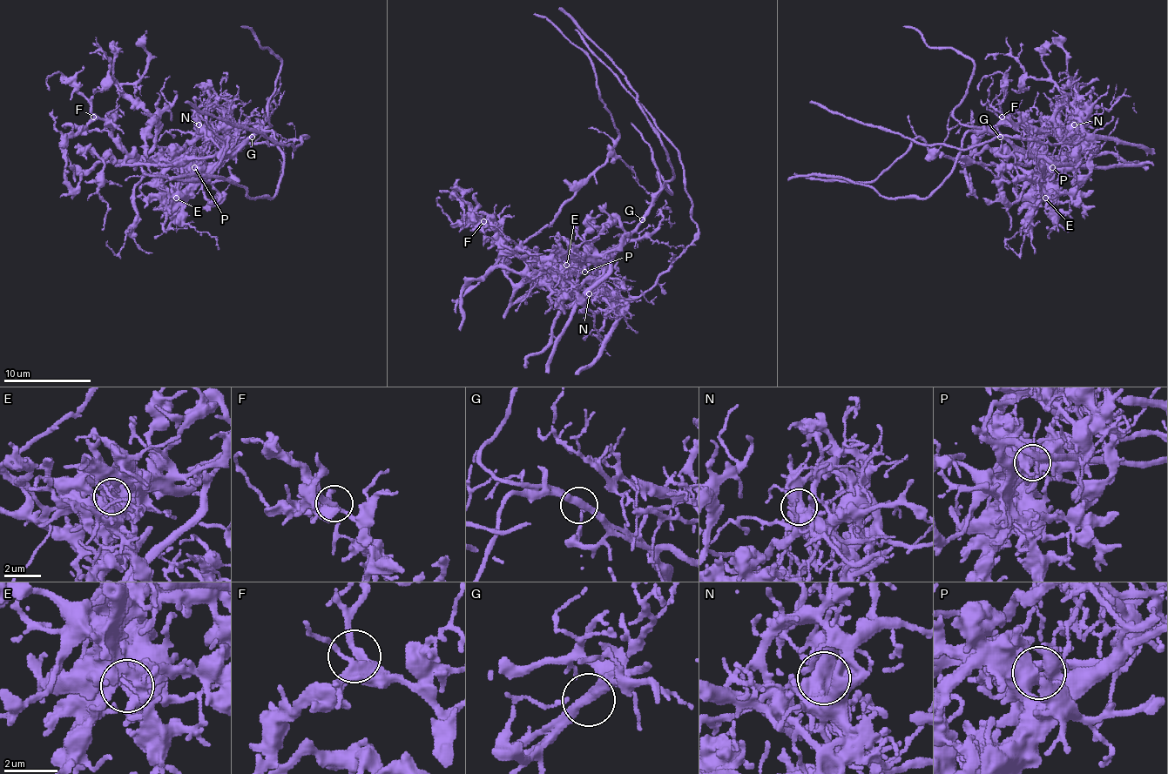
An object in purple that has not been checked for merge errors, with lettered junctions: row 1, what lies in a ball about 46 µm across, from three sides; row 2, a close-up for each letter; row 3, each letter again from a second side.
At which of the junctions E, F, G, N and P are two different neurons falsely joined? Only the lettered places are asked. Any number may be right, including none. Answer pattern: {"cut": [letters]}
{"cut": ["E", "G", "N"]}

